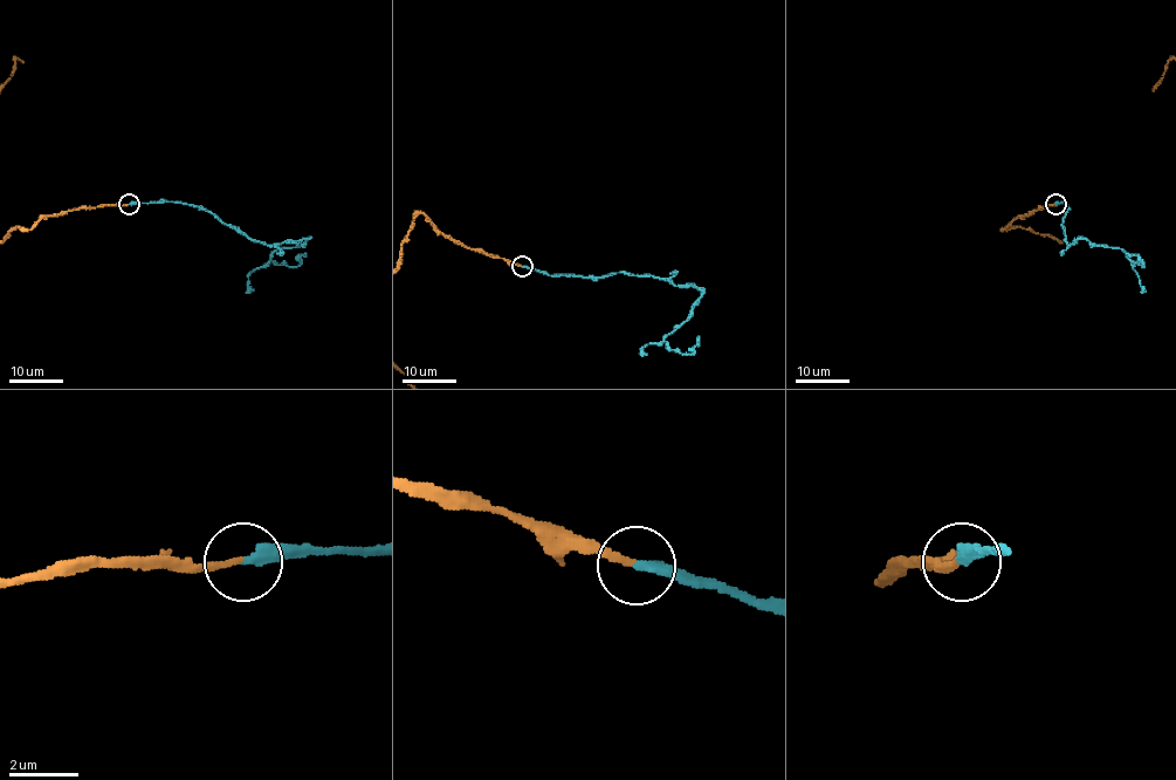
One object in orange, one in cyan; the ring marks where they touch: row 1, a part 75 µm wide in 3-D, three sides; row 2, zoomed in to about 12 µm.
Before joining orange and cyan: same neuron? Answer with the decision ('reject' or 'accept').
accept

